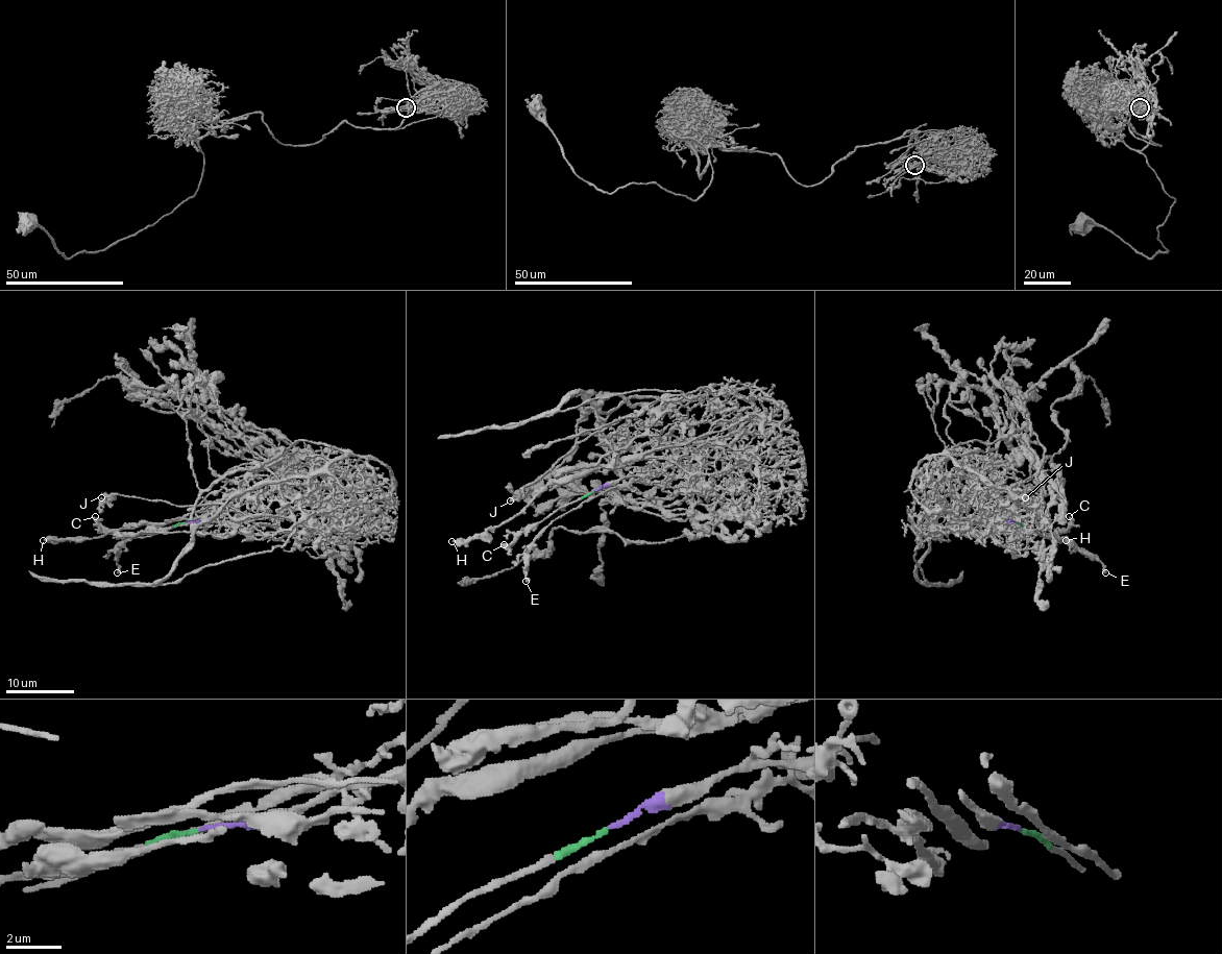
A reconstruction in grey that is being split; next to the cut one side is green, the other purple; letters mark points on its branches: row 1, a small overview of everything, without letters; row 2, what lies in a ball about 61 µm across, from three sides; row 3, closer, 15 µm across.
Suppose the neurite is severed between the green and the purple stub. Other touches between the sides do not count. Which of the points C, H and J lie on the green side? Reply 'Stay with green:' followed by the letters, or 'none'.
Stay with green: C

